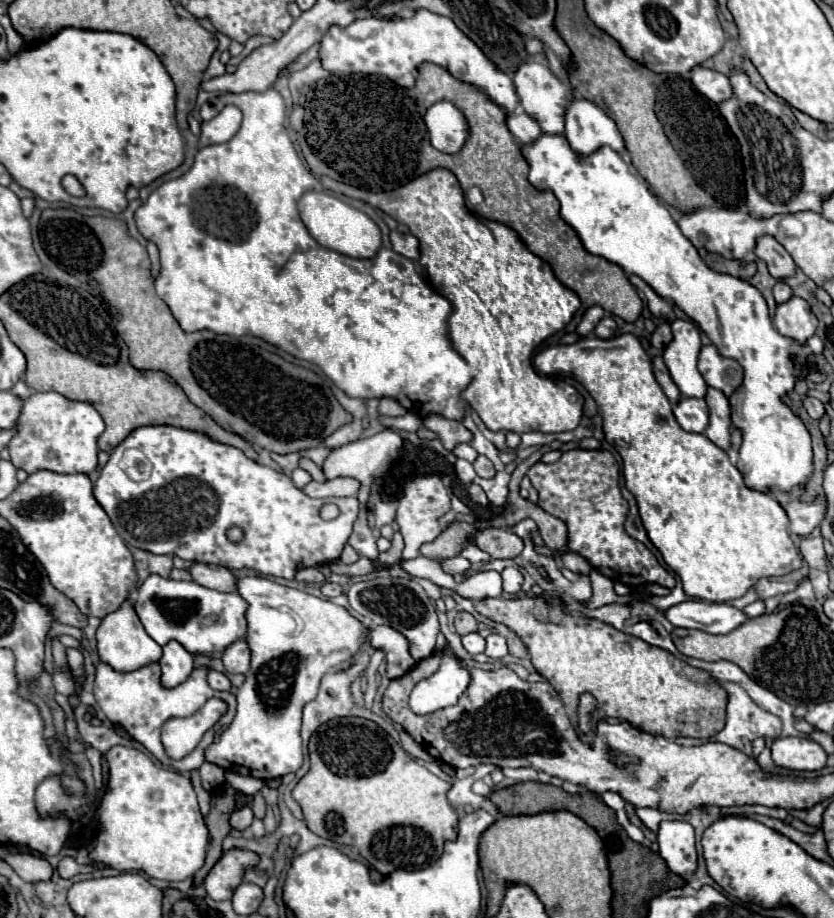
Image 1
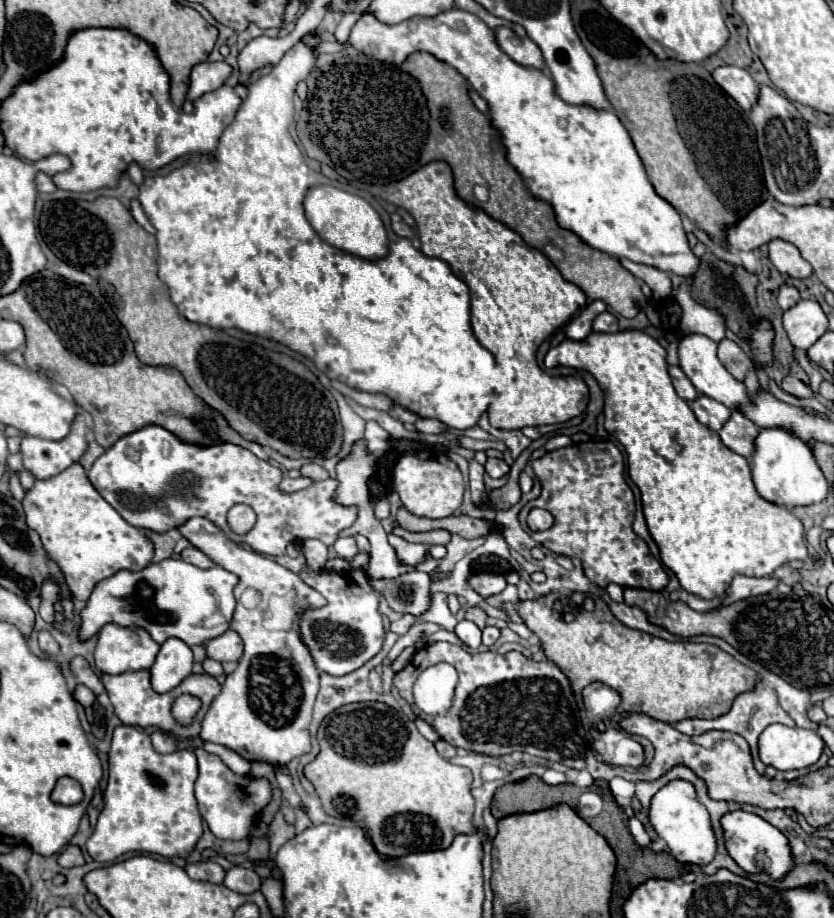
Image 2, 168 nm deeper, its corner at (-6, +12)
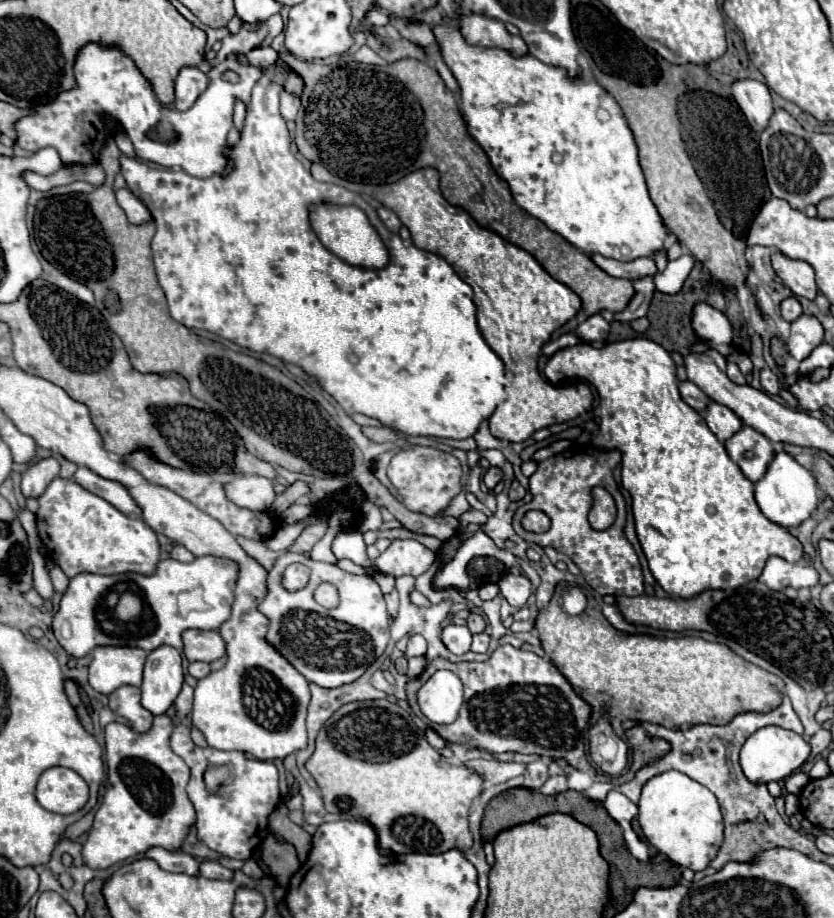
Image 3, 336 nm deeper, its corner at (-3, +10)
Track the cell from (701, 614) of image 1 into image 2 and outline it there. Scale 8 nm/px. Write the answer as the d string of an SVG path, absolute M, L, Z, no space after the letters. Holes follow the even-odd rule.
M739 575L733 579L731 583L731 591L729 597L723 601L723 605L727 605L727 601L739 601L739 597L755 597L755 593L771 593L777 587L779 579L775 577L745 577Z

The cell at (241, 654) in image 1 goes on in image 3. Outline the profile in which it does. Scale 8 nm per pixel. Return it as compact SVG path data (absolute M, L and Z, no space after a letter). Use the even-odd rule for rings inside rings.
M188 629L182 633L184 639L184 655L188 661L216 661L226 655L224 639L220 639L218 631L198 631Z

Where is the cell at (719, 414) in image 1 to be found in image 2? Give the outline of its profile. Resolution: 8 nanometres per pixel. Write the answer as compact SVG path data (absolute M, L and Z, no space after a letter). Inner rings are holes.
M735 411L731 413L731 421L727 421L727 425L723 425L723 429L719 431L723 445L729 447L731 451L743 455L745 459L753 457L757 435L759 435L759 429L755 425L751 425L751 421L747 421L747 417L743 417L741 413L735 413Z

